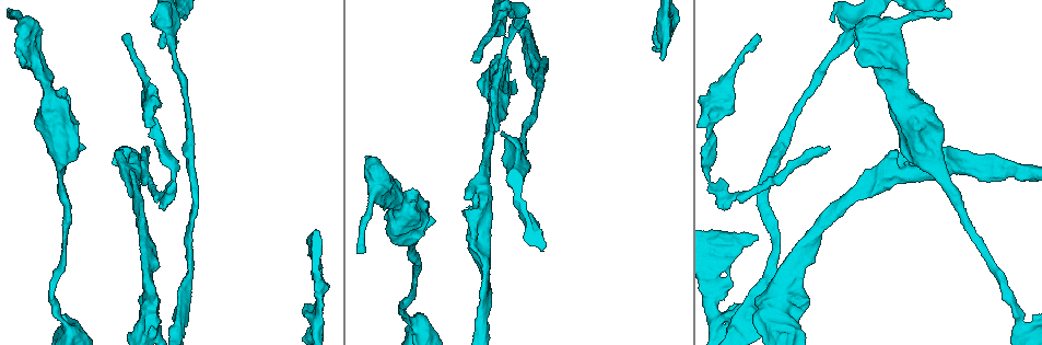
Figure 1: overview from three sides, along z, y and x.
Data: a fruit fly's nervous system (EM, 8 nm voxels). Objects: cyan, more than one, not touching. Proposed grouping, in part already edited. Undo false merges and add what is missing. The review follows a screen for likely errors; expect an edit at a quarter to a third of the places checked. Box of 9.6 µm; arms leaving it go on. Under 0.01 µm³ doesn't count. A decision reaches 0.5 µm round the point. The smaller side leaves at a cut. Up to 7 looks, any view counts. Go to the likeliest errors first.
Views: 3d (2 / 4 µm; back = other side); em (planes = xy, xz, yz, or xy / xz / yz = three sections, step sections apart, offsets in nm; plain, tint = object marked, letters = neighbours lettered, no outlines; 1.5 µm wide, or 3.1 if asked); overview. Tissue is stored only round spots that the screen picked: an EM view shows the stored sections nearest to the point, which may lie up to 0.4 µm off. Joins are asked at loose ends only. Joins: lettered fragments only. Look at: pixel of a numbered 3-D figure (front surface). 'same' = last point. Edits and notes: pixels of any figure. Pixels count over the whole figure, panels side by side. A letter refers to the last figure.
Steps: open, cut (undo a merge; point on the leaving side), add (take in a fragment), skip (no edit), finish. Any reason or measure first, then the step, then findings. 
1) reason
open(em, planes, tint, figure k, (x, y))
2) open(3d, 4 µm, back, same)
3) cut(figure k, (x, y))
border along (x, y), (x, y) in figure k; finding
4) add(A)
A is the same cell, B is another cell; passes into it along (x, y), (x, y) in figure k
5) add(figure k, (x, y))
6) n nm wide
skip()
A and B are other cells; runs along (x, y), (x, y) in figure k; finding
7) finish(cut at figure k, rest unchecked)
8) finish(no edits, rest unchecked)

end of a long branch
open(3d, 2 µm, figure 1, (495, 132))

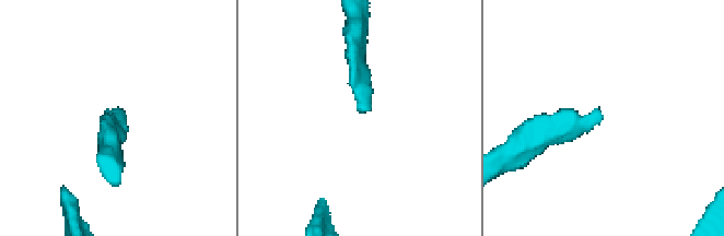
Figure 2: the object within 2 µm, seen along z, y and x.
shape alone is not enough
open(em, planes, letters, figure 2, (121, 118))

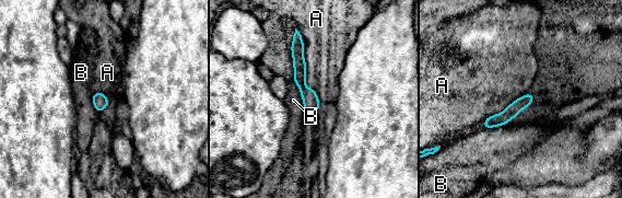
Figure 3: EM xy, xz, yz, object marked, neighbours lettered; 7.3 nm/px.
skip()
A and B are other cells; runs along (297, 38), (300, 80), (312, 109) in figure 3; none of them fits

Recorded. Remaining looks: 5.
free end
open(3d, 2 µm, figure 1, (471, 59))

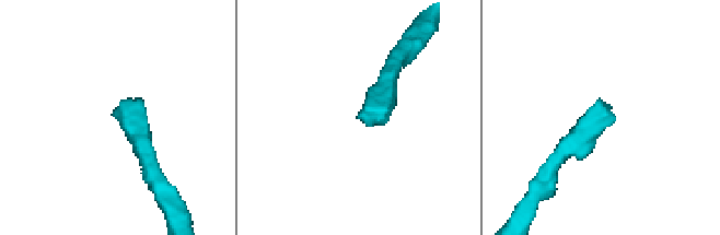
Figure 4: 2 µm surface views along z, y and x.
open(em, planes, tint, figure 4, (361, 113))

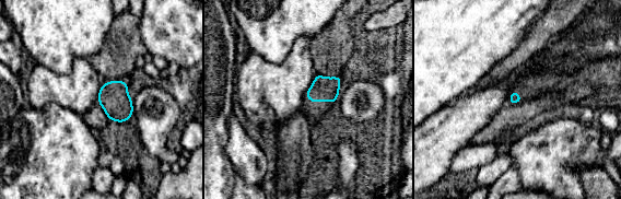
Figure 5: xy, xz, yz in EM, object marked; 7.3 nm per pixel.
see the neighbours
open(em, planes, letters, same)

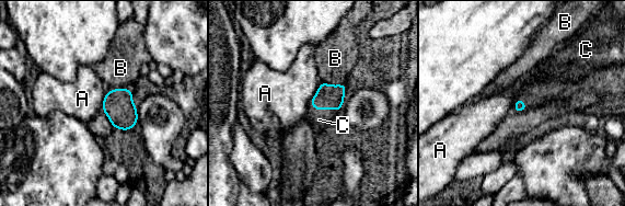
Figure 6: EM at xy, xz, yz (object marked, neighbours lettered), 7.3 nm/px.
C touches over 220 nm
add(C)
C is the same cell, A and B are other cells; passes into it along (327, 96), (324, 109), (319, 119) in figure 6; the neuron continues

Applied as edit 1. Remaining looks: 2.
redraw
open(overview)

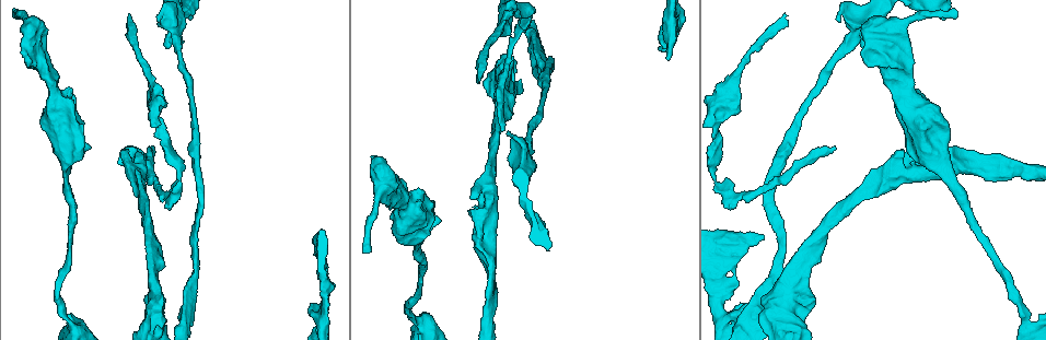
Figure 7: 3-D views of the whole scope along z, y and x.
free end
open(em, planes, letters, figure 7, (867, 61))

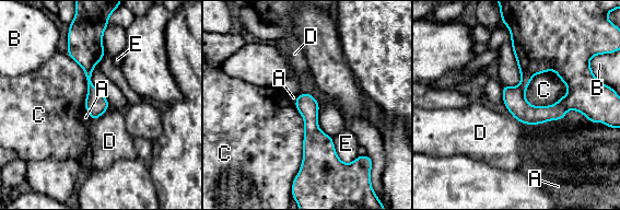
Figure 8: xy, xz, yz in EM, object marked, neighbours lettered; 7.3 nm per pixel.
skip()
A, B, C, D and E are other cells; border along (511, 114), (521, 123), (528, 125) in figure 8; none of them fits

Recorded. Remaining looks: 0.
finish(add at figure 6, rest unchecked)

